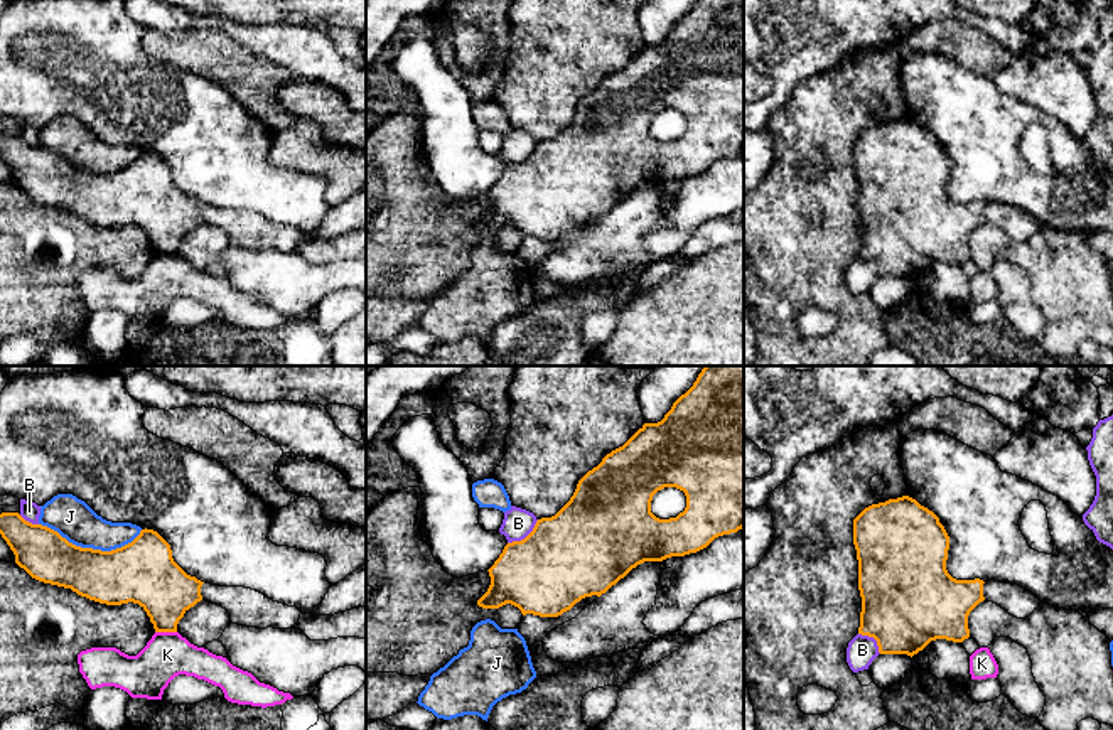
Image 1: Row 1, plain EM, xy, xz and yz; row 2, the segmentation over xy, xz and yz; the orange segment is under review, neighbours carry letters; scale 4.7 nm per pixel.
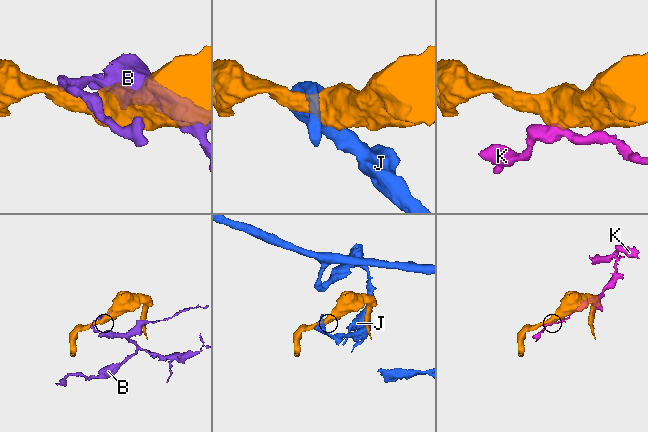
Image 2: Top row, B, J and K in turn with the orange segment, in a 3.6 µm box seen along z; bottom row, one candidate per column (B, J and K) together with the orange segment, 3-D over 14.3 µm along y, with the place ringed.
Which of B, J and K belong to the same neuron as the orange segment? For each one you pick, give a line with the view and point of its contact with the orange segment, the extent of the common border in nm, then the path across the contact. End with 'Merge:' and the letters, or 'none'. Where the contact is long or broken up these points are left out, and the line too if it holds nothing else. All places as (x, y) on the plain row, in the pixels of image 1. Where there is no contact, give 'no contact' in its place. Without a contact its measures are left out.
Merge: none

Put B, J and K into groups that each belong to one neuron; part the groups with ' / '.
B / J / K

